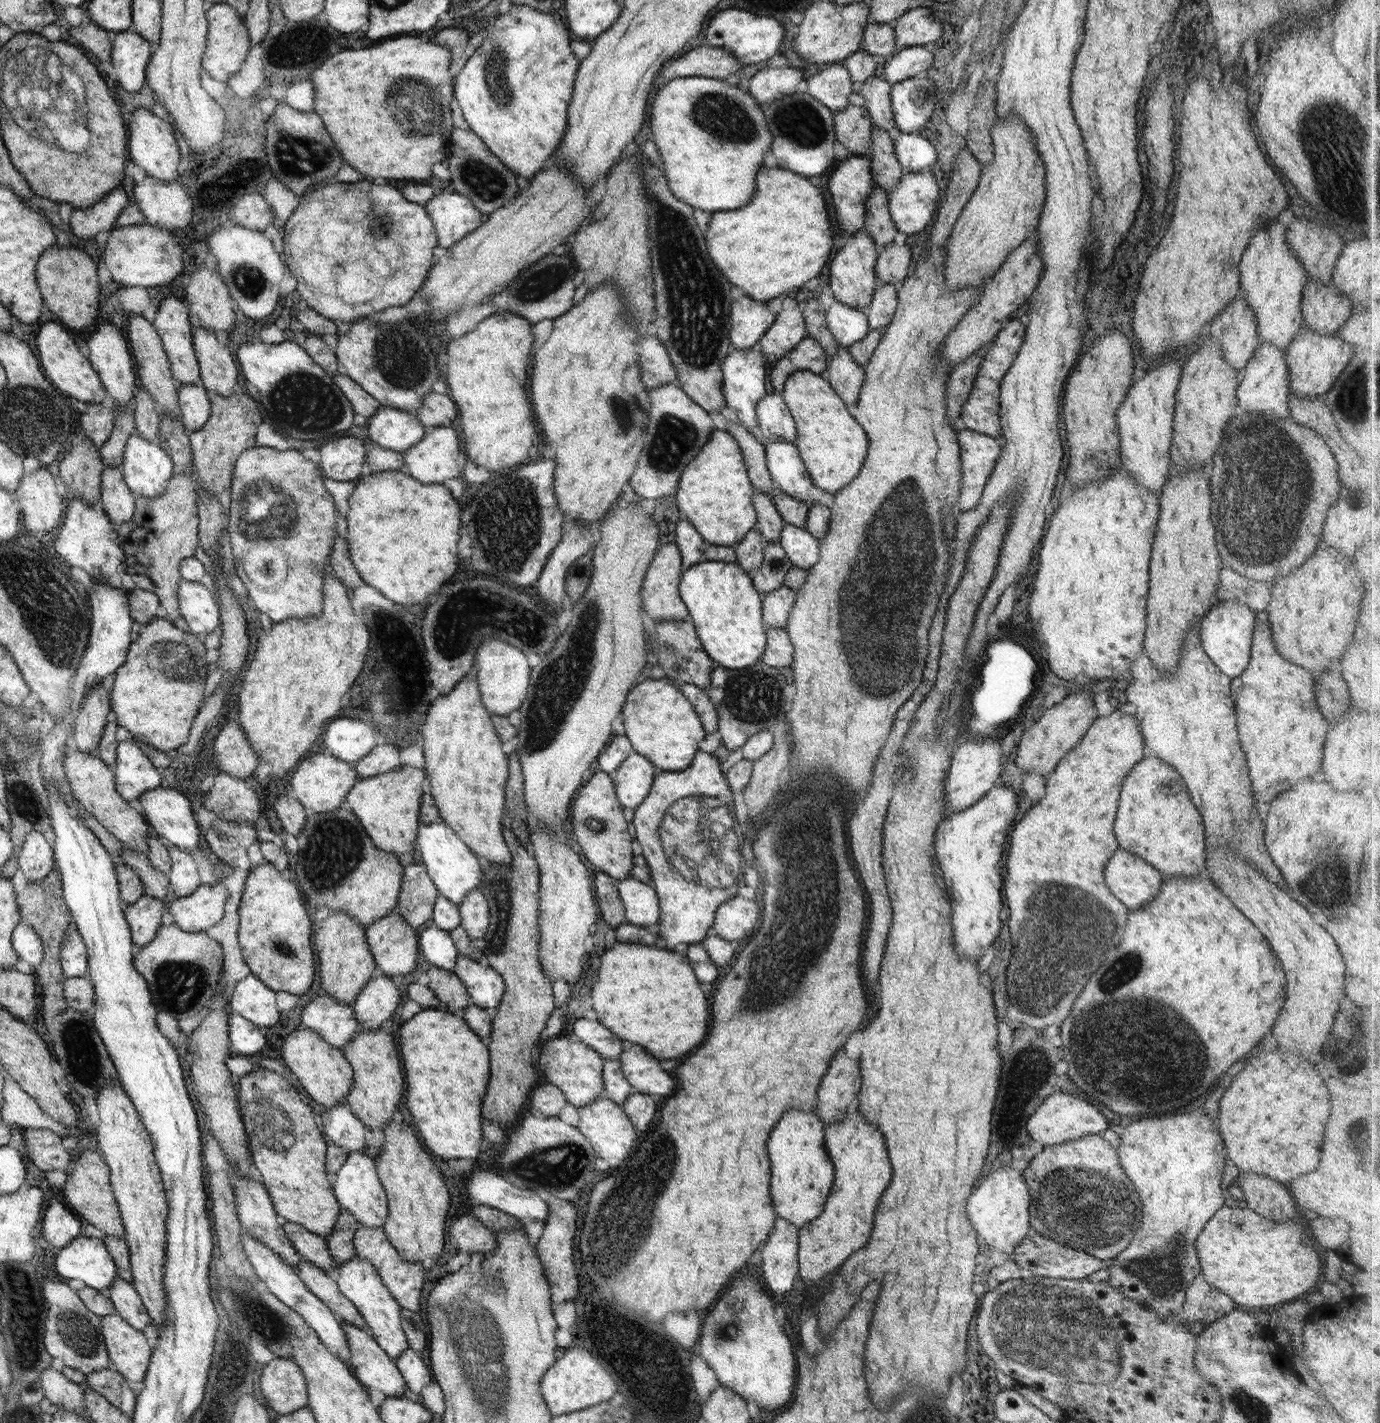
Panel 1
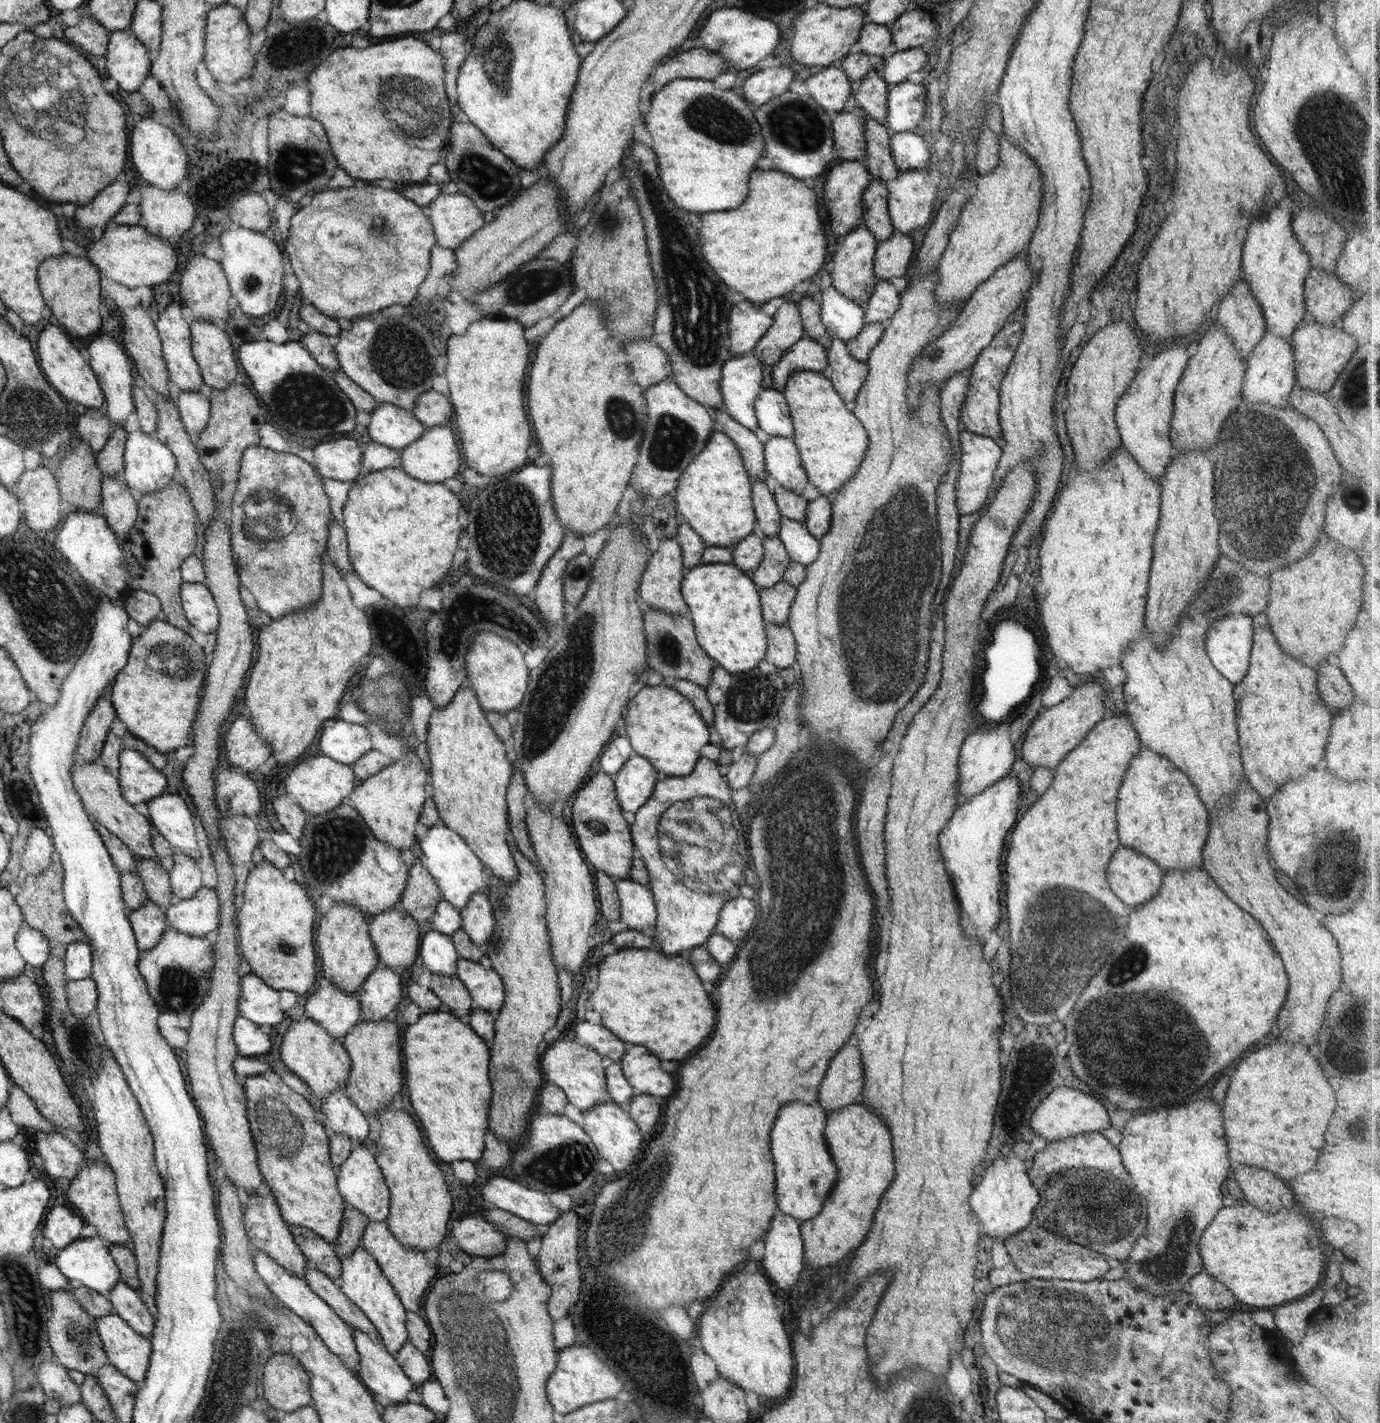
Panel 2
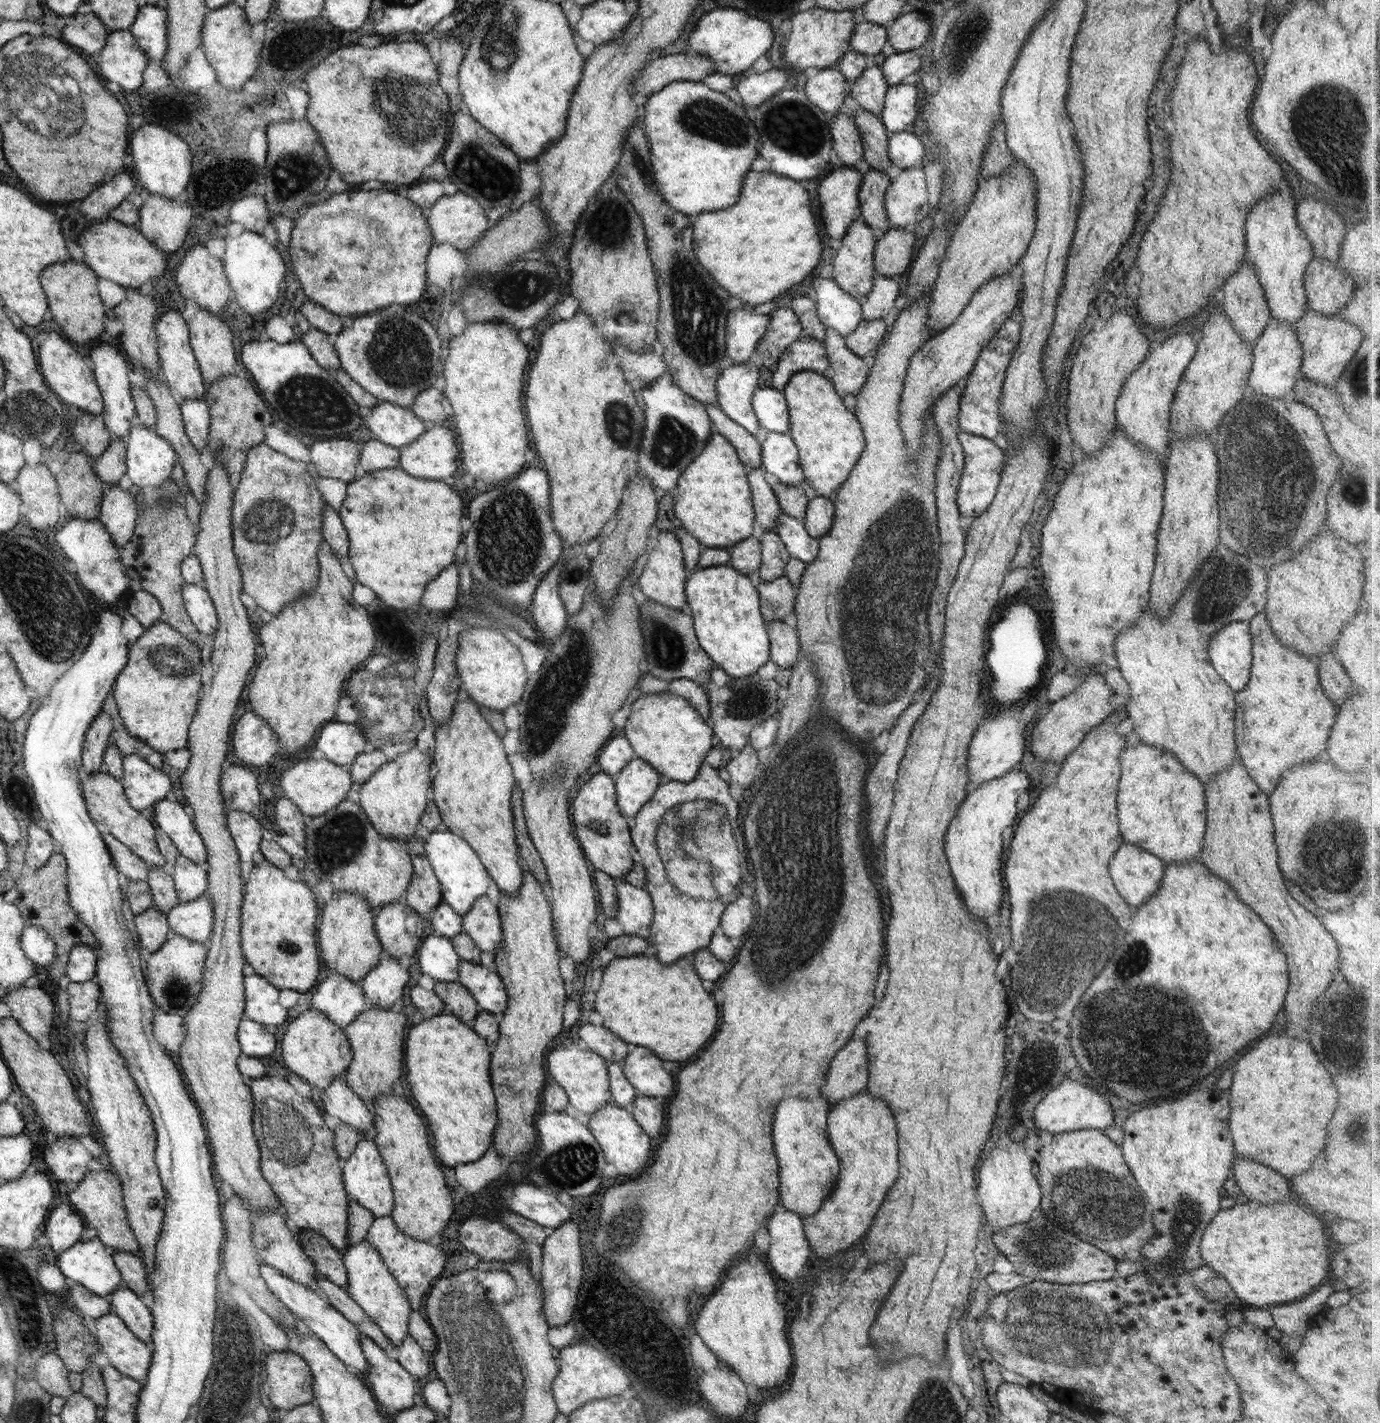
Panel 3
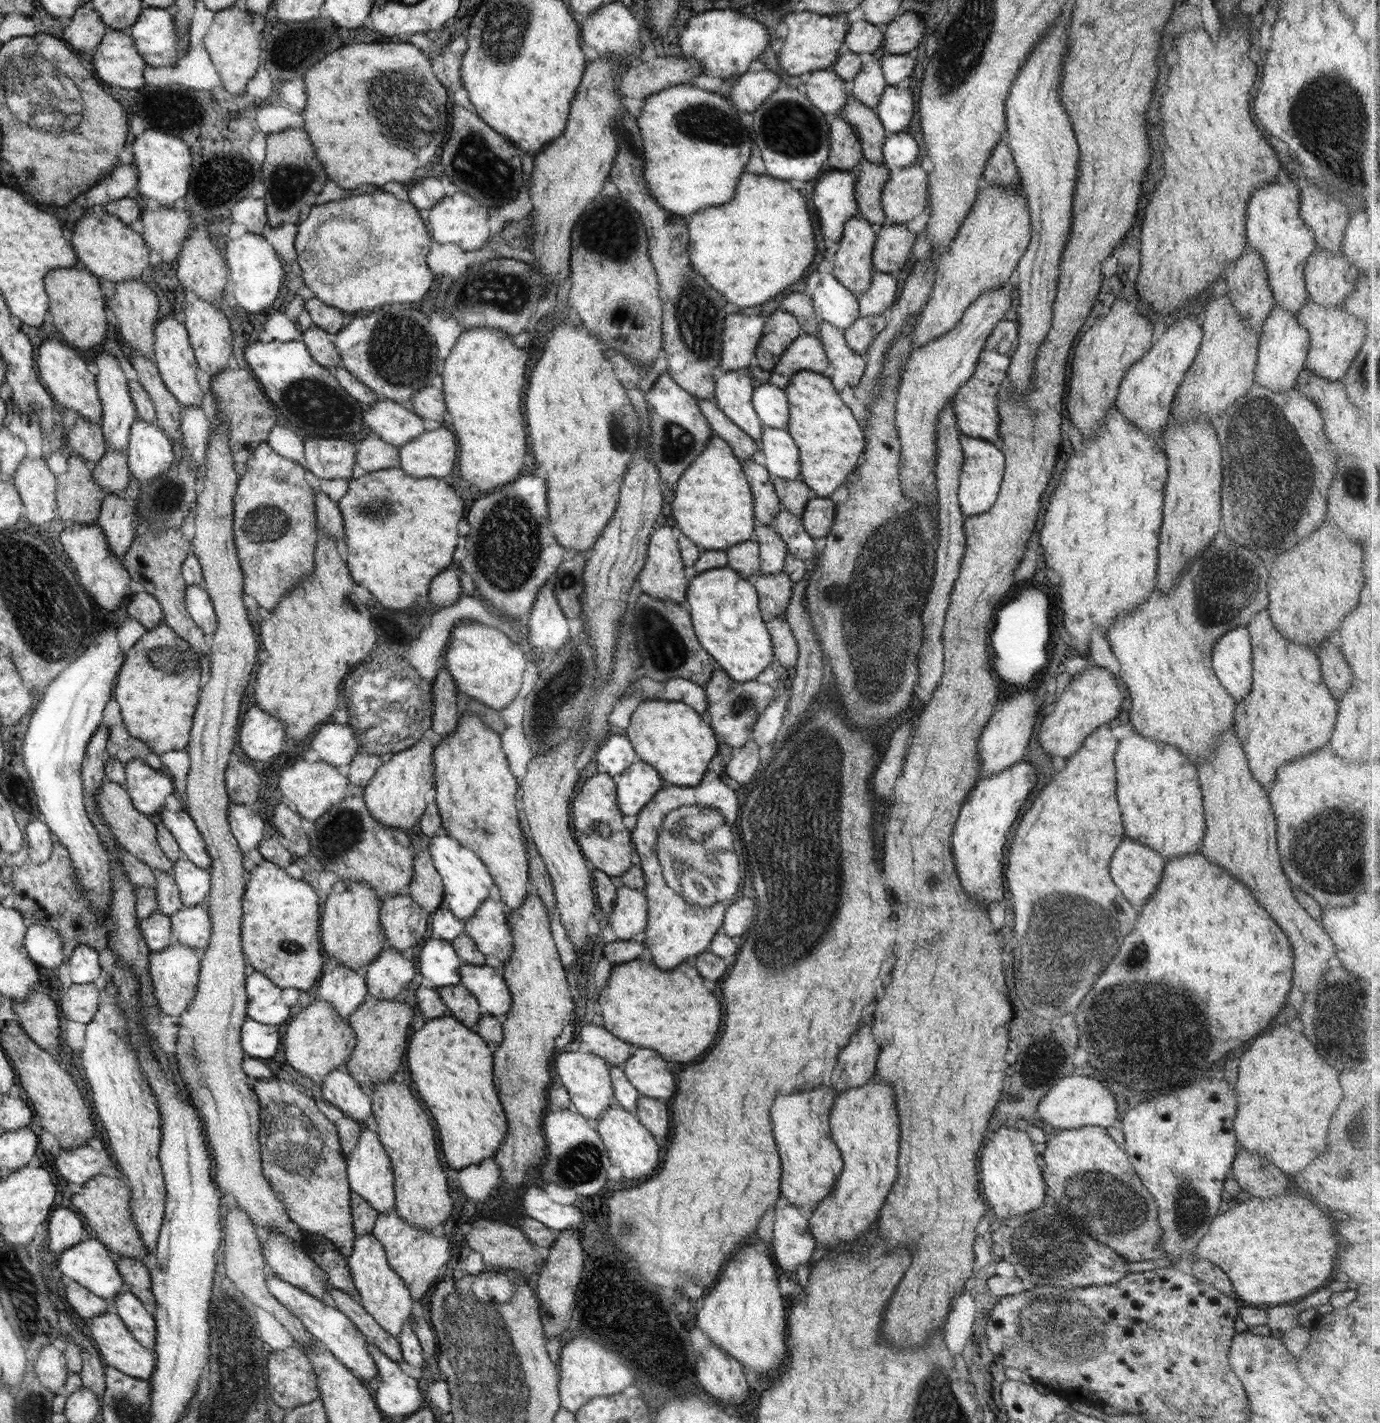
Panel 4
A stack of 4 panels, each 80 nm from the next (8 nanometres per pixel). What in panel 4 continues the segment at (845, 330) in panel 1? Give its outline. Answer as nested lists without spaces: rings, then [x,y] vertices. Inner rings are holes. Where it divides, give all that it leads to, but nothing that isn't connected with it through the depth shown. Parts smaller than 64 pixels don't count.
[[[813,271],[806,279],[805,288],[806,293],[812,300],[816,316],[820,320],[829,322],[838,330],[844,331],[850,328],[857,318],[861,317],[856,296],[850,290],[847,290],[845,286],[842,286],[842,284],[833,277],[833,274]]]

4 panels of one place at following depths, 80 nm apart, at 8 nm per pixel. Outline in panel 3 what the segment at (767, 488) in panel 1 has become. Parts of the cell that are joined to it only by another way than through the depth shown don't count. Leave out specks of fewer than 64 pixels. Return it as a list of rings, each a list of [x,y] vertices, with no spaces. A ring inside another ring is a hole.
[[[705,404],[713,430],[722,434],[736,449],[739,459],[750,469],[761,467],[761,444],[743,426],[734,422],[718,404]]]

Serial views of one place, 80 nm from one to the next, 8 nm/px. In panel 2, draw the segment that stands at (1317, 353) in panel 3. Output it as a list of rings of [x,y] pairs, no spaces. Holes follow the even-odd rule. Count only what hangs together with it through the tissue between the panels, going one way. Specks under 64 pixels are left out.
[[[1307,313],[1304,321],[1291,334],[1293,347],[1295,379],[1298,386],[1318,392],[1329,392],[1341,370],[1355,355],[1358,341],[1355,335],[1344,331],[1339,325],[1322,326]]]

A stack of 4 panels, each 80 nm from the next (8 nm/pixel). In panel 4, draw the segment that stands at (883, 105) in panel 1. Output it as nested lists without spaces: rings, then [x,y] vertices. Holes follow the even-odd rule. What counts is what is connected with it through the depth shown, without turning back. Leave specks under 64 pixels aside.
[[[868,62],[861,66],[860,72],[853,80],[852,95],[868,108],[875,110],[880,102],[882,93],[887,87],[880,62]]]

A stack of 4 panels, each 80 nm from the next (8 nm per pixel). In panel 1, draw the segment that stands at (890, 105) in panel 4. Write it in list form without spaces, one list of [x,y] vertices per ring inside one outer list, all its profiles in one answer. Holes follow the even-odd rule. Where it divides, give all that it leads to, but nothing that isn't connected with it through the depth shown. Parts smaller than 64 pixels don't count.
[[[917,77],[894,83],[890,98],[896,126],[908,134],[926,125],[938,101],[936,84],[930,78]]]

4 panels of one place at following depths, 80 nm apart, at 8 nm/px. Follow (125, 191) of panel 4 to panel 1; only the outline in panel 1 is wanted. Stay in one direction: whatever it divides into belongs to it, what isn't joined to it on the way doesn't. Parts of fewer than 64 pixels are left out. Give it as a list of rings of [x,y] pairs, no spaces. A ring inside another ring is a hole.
[[[124,188],[116,189],[106,195],[101,202],[86,209],[74,209],[70,215],[69,226],[78,239],[95,240],[102,231],[112,231],[116,219],[129,204]]]

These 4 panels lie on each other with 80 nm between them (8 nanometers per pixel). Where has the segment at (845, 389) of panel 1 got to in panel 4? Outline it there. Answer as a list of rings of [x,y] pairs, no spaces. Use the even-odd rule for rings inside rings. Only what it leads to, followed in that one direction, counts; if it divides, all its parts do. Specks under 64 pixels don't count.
[[[824,320],[819,323],[818,338],[822,341],[832,368],[832,376],[829,379],[834,388],[840,392],[847,386],[858,386],[867,365],[864,358],[848,346],[843,331]]]

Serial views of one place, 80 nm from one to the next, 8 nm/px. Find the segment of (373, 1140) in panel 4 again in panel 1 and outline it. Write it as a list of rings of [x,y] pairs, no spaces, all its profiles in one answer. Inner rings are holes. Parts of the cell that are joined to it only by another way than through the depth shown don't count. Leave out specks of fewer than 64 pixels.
[[[362,1151],[350,1153],[332,1182],[340,1208],[352,1214],[362,1227],[378,1228],[386,1224],[390,1207],[387,1203],[387,1192],[380,1183],[378,1167],[374,1159],[369,1158]]]

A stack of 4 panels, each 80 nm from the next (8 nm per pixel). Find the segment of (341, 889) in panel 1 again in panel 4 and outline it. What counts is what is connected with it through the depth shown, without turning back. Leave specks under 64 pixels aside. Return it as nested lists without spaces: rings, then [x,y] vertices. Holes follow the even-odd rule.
[[[355,795],[344,798],[332,806],[326,814],[314,821],[315,829],[310,834],[312,854],[320,860],[326,871],[331,871],[339,880],[366,882],[379,898],[406,893],[414,880],[412,860],[414,848],[406,830],[384,826],[368,809],[364,797]]]

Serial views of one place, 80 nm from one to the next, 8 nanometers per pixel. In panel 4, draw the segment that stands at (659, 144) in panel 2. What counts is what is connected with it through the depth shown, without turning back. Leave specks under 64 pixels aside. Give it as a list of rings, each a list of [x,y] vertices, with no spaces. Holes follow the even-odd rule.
[[[690,83],[671,86],[645,99],[637,123],[643,140],[642,174],[646,178],[646,186],[650,188],[648,194],[652,194],[661,207],[680,216],[695,214],[708,206],[728,204],[736,194],[736,184],[745,172],[752,150],[750,144],[753,138],[750,138],[751,133],[740,116],[744,118],[724,96]]]

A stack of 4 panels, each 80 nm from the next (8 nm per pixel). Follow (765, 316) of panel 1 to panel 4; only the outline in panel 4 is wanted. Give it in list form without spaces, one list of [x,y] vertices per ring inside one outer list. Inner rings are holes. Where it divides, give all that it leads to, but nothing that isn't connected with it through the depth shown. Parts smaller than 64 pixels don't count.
[[[748,311],[725,316],[721,367],[725,371],[746,370],[754,364],[755,350],[763,335],[766,317]]]

